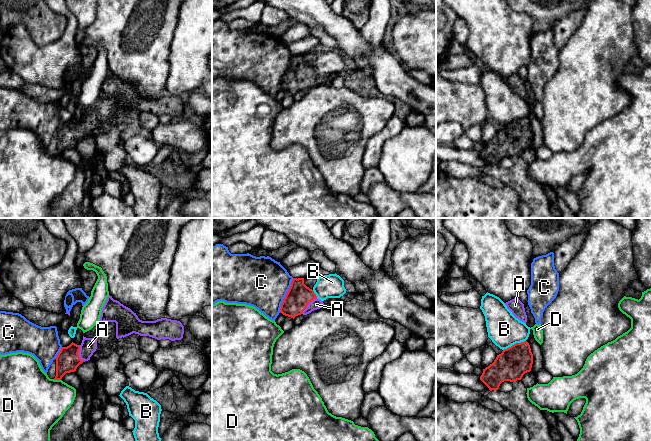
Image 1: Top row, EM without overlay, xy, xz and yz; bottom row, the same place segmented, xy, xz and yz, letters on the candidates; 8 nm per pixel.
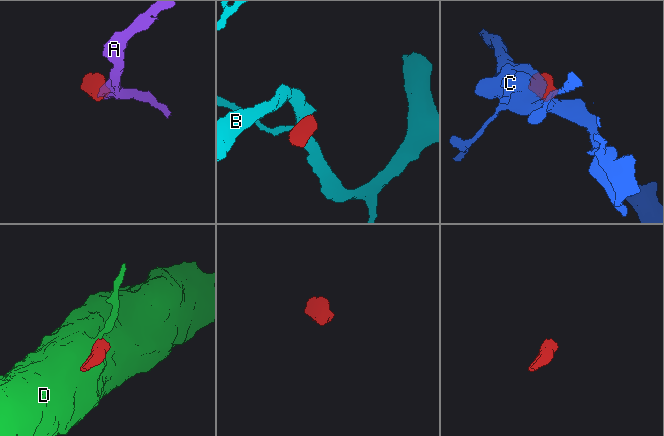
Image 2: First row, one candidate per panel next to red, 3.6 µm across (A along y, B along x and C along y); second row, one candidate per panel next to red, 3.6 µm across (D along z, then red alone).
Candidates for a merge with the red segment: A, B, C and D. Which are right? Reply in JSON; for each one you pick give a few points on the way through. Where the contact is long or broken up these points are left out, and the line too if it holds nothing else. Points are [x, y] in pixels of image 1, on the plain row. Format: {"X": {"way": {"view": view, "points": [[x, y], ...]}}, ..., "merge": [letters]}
{"A": {"way": {"view": "xz", "points": [[298, 72], [307, 81], [316, 80]]}}, "merge": ["A"]}

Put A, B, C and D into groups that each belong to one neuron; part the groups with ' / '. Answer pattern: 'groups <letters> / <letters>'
groups A / B / C / D

